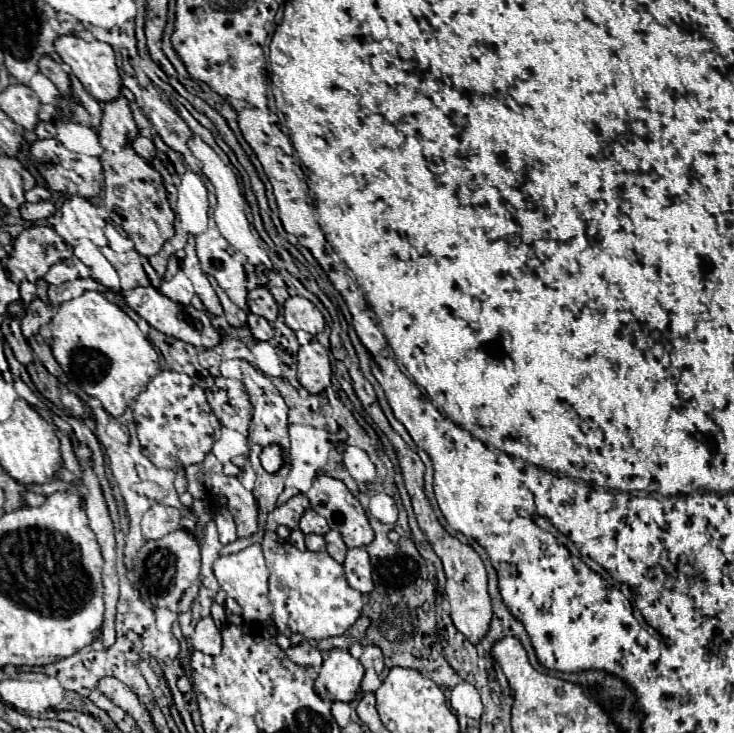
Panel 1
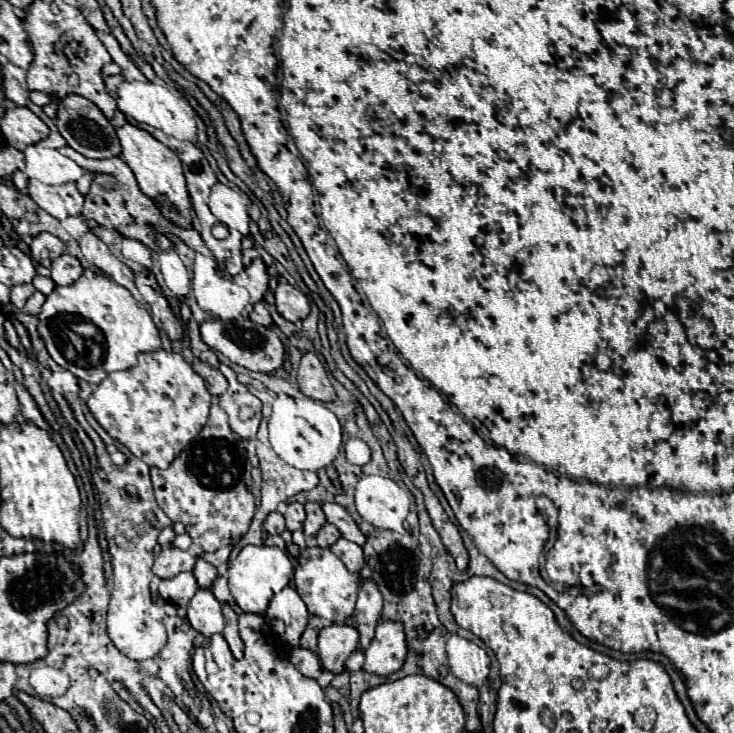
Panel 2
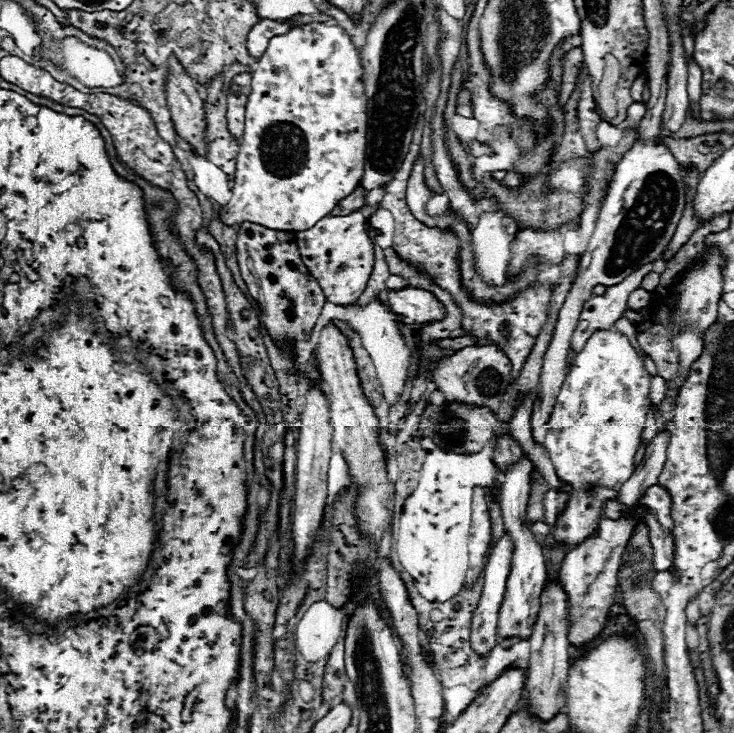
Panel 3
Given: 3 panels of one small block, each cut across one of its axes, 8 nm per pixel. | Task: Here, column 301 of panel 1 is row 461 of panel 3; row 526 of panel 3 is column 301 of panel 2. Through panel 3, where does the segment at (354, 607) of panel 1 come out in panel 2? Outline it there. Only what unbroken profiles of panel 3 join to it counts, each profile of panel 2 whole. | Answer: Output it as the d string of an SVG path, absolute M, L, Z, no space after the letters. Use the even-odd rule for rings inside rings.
M316 546L316 548L306 548L300 552L294 584L312 616L324 618L332 624L344 624L352 616L356 594L358 594L358 582L350 576L350 572L340 562L340 558L334 556L328 548L322 550Z

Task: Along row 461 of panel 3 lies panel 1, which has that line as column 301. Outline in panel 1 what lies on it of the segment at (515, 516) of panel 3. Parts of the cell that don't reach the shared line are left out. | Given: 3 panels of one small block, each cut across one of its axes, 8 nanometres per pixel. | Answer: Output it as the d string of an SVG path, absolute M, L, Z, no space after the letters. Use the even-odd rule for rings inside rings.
M306 510L304 512L304 518L300 520L300 526L298 528L304 534L320 534L320 536L324 536L330 530L328 522L320 514L316 514L314 510Z

